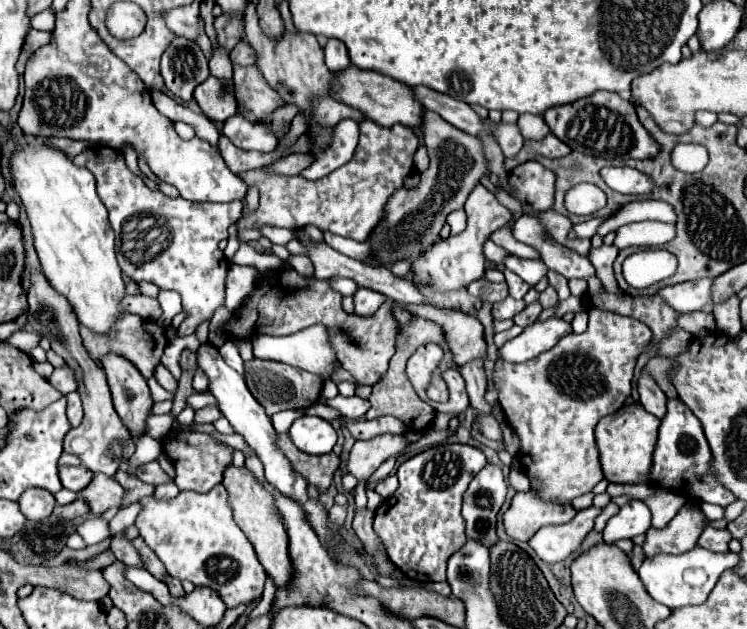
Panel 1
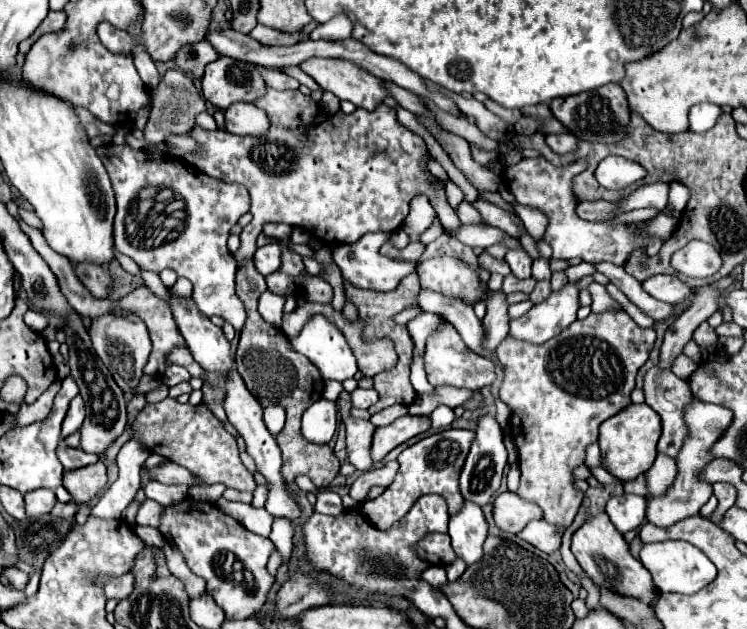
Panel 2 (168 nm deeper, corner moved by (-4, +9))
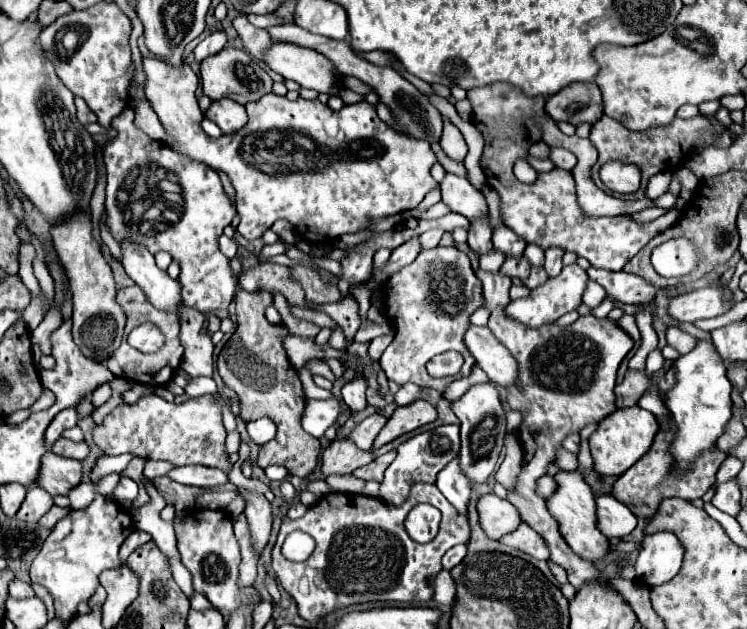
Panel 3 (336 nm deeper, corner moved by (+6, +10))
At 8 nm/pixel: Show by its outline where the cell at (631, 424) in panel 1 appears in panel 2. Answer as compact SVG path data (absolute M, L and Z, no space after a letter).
M629 405L617 415L607 419L599 427L599 447L601 447L601 465L617 479L631 481L653 465L657 457L657 441L661 437L661 417L647 405Z

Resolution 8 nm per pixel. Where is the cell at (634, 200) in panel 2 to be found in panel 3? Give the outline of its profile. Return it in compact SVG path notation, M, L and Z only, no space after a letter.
M655 174L655 176L649 180L649 184L647 184L645 198L651 198L651 200L659 198L661 194L667 192L669 182L671 182L671 174Z

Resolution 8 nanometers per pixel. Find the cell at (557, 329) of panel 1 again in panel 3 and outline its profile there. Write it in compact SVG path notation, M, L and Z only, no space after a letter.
M577 264L565 266L557 278L549 278L543 286L531 290L531 294L527 298L511 300L509 306L505 308L505 312L509 318L525 324L527 328L539 328L543 324L553 324L557 318L575 310L581 304L581 296L583 296L587 280L589 280L587 272L583 268L579 268Z

